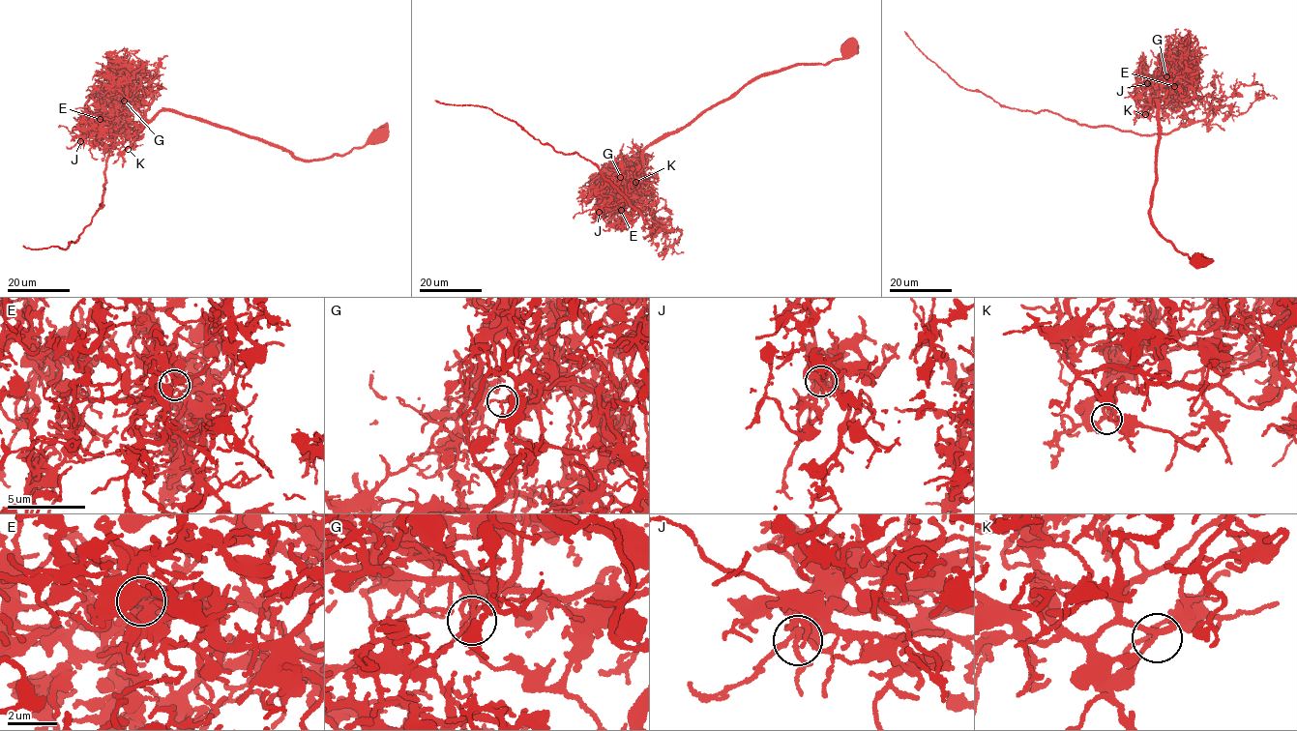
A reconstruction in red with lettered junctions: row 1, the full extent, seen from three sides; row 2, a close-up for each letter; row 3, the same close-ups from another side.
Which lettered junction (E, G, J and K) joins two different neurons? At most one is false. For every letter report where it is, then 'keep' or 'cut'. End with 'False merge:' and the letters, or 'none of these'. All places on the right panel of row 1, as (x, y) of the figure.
E: (1174, 86) | keep
G: (1166, 76) | cut
J: (1147, 83) | keep
K: (1145, 114) | keep
False merge: G

